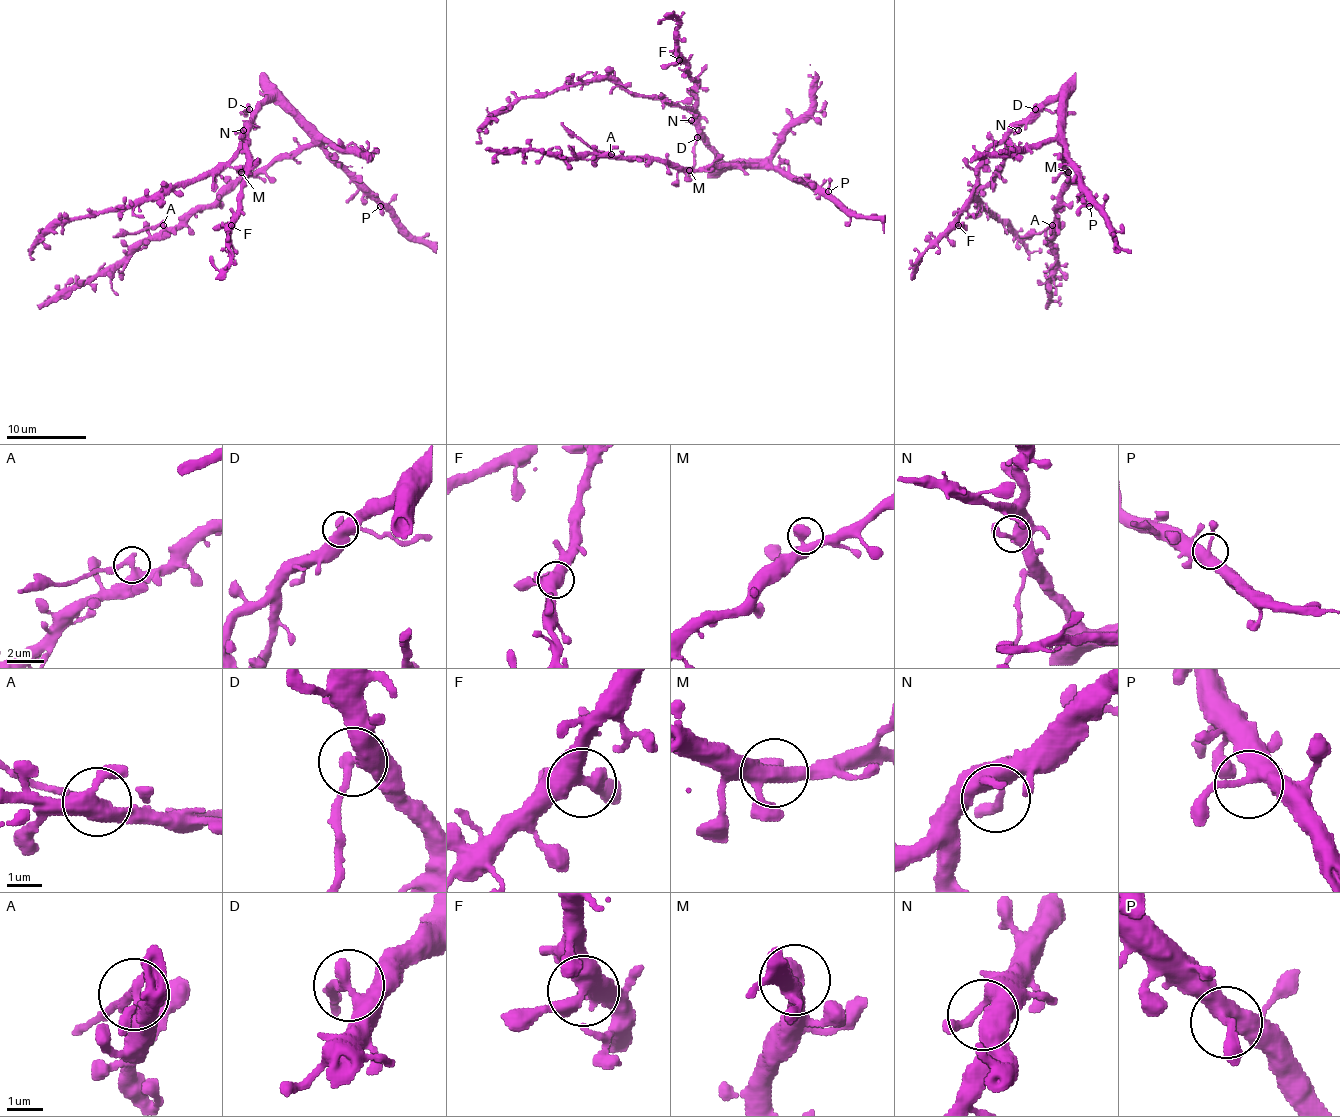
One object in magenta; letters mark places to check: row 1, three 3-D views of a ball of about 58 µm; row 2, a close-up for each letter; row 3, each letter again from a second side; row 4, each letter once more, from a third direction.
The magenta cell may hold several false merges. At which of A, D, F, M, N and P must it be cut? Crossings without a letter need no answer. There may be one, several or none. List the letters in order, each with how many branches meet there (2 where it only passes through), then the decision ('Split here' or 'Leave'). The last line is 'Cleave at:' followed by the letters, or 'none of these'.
A: Branches: 2. Split here
D: Branches: 3. Split here
F: Branches: 3. Leave
M: Branches: 2. Leave
N: Branches: 2. Leave
P: Branches: 3. Leave
Cleave at: A, D

